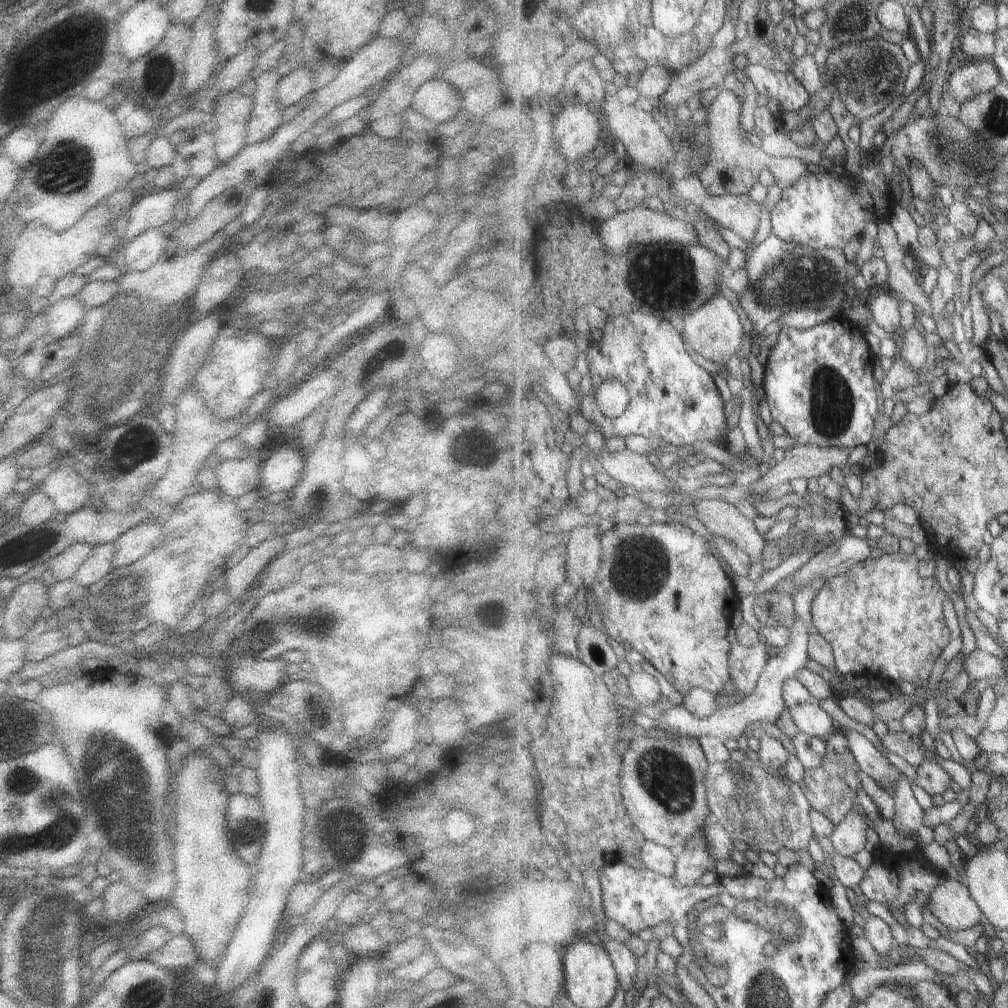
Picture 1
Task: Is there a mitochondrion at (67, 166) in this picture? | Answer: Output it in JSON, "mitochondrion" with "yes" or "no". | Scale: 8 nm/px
{"mitochondrion":"yes"}

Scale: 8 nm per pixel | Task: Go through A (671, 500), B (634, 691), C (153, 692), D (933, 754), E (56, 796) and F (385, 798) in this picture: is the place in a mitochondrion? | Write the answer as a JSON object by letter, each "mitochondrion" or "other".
{"A":"other","B":"other","C":"other","D":"other","E":"mitochondrion","F":"other"}

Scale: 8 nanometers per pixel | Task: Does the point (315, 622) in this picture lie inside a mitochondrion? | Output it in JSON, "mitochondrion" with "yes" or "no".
{"mitochondrion":"yes"}

